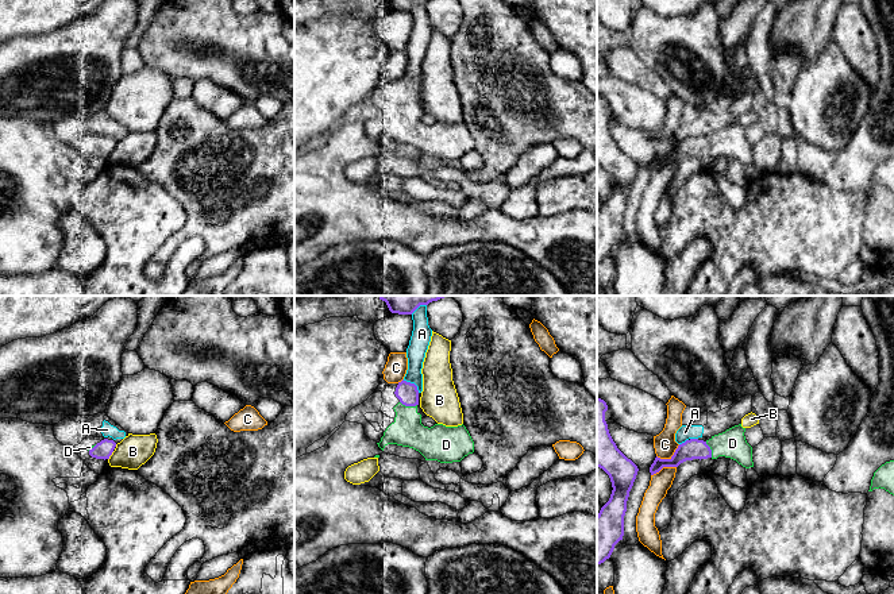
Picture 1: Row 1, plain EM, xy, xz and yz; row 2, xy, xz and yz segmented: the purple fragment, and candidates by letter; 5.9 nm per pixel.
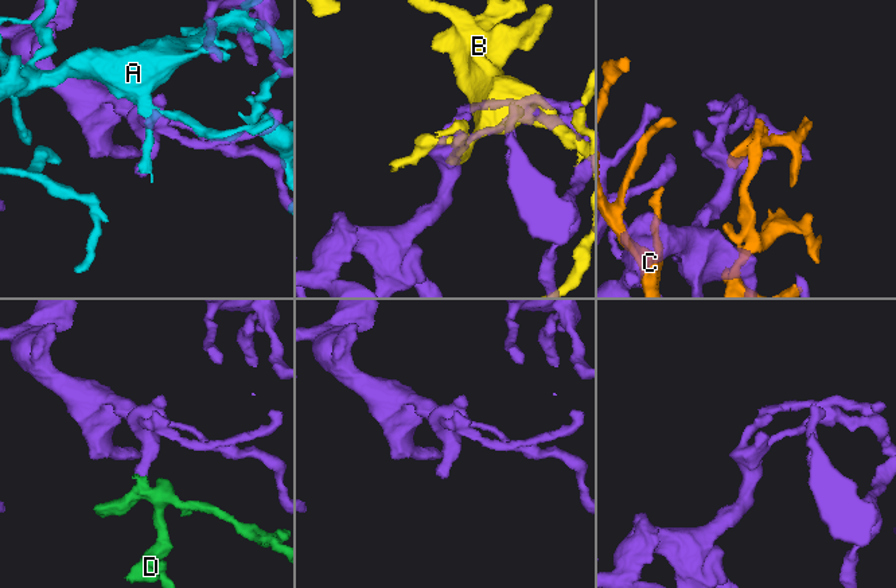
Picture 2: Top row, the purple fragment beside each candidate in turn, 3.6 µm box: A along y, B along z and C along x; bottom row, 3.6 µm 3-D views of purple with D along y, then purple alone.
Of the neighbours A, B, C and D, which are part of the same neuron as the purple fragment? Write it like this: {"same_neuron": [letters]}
{"same_neuron": ["D"]}

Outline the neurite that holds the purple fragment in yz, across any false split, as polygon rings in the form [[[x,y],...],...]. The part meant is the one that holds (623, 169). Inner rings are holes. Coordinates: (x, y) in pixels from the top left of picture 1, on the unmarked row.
[[[597,94],[597,165],[609,173],[613,185],[609,198],[597,212],[597,263],[609,256],[614,243],[623,238],[627,198],[639,169],[637,163],[628,157],[613,139],[605,119],[606,108],[606,100]]]

